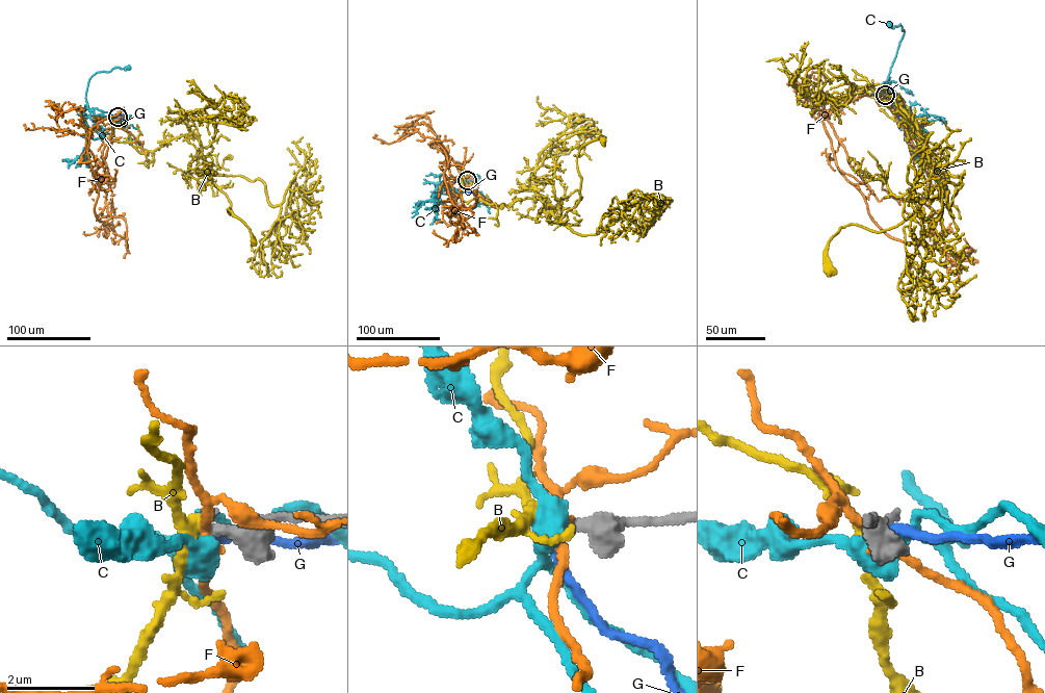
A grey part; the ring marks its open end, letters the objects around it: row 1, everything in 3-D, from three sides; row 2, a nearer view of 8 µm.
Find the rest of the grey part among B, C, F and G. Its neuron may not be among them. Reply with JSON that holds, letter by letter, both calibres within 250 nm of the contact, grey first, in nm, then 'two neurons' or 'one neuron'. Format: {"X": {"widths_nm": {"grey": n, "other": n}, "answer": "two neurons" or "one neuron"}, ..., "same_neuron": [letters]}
{"B": {"widths_nm": {"grey": 280, "other": 240}, "answer": "two neurons"}, "C": {"widths_nm": {"grey": 320, "other": 400}, "answer": "two neurons"}, "F": {"widths_nm": {"grey": 340, "other": 170}, "answer": "two neurons"}, "G": {"widths_nm": {"grey": 280, "other": 200}, "answer": "two neurons"}, "same_neuron": []}

